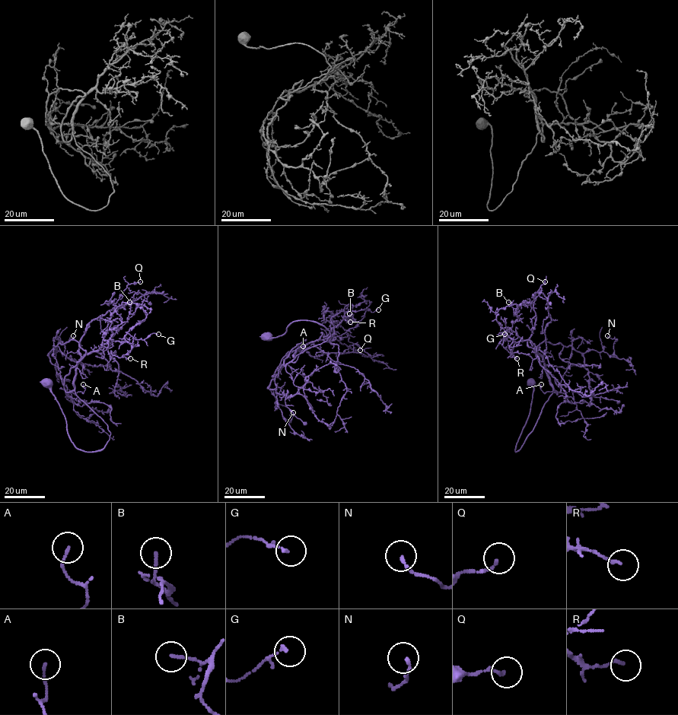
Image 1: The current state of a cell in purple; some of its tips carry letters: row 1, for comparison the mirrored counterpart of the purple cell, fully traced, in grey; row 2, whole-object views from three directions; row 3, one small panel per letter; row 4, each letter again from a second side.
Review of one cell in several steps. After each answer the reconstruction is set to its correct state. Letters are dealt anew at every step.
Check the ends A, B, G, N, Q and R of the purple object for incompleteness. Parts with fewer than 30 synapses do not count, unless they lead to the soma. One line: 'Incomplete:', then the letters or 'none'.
Incomplete: none

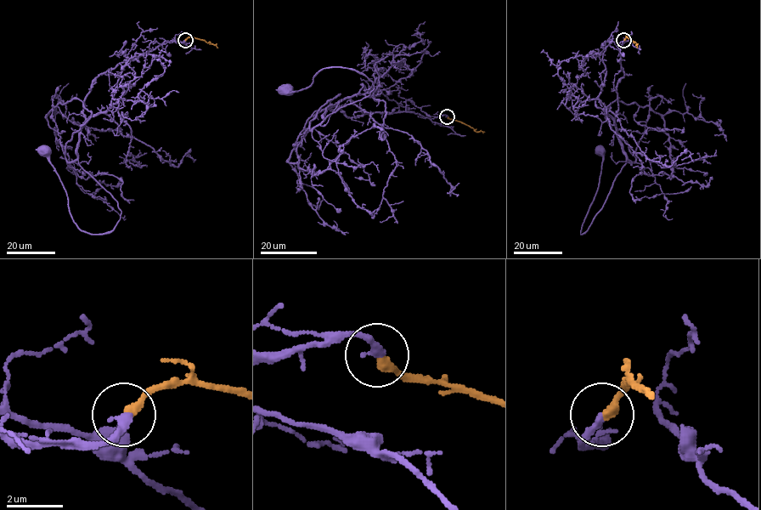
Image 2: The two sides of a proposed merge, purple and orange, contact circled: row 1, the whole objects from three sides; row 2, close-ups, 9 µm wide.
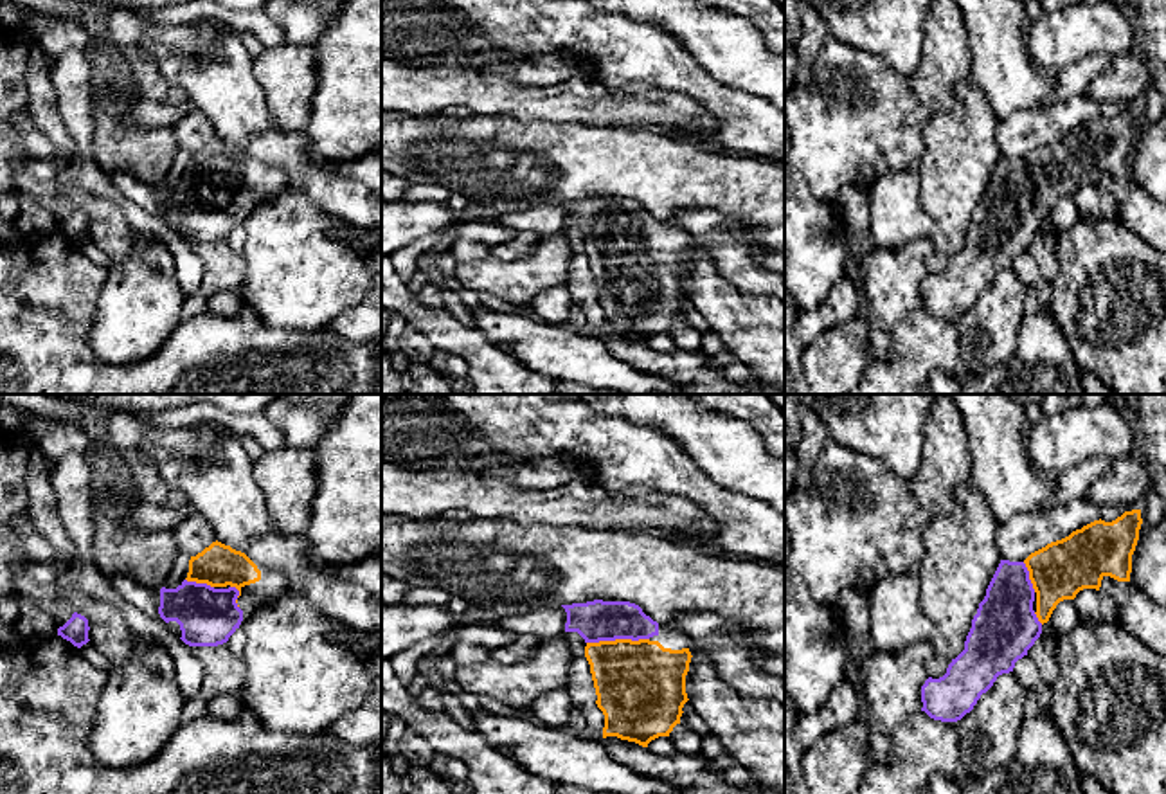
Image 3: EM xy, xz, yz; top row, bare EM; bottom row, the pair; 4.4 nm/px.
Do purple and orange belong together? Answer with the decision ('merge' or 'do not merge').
merge

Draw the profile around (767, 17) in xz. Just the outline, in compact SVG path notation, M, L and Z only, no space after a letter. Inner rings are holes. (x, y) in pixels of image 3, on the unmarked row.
M700 0L720 13L747 18L767 47L785 54L785 9L776 0Z

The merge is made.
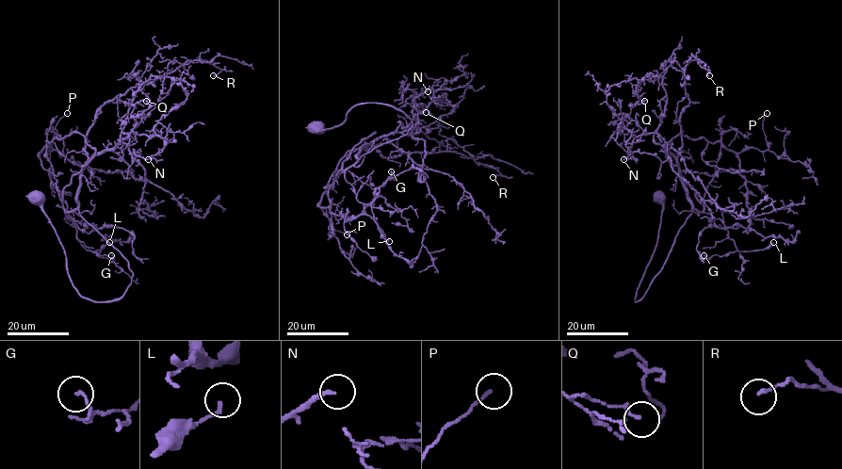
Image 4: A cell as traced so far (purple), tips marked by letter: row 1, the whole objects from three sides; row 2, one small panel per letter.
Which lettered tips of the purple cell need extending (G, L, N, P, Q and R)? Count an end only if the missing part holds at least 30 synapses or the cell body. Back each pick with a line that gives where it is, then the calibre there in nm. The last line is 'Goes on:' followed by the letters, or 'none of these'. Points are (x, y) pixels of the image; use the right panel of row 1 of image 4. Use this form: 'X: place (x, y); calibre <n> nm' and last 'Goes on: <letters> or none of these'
N: place (623, 159); calibre 200 nm
Goes on: N

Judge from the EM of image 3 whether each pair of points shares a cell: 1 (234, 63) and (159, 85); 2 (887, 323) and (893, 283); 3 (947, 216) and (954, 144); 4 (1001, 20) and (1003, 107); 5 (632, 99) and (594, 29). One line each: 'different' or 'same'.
1: different
2: same
3: same
4: same
5: different

